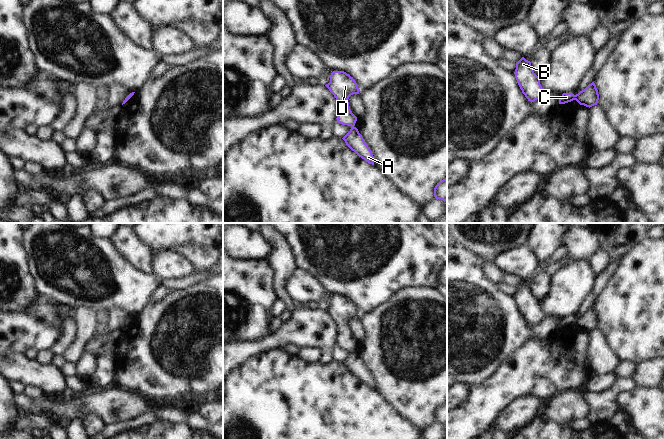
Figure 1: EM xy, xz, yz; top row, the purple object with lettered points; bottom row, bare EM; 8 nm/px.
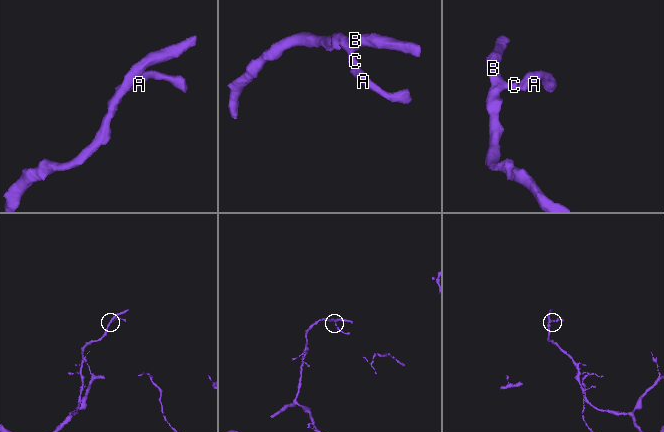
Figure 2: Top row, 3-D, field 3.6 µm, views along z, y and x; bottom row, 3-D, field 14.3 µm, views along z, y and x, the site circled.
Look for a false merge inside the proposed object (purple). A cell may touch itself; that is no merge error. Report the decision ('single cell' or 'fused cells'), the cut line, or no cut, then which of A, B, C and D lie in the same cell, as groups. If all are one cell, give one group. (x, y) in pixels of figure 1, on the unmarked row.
fused cells; cut yz (574, 319), (575, 323); groups A / B C D

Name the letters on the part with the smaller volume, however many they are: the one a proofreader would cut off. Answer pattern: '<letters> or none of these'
A

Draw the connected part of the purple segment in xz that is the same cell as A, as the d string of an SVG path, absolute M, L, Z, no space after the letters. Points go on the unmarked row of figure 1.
M351 351L350 355L342 362L346 369L354 375L359 381L369 388L374 389L374 380L372 375L365 367L362 359L356 351Z

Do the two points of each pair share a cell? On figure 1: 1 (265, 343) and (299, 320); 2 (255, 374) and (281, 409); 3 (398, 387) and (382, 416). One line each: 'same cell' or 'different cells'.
1: same cell
2: same cell
3: different cells

